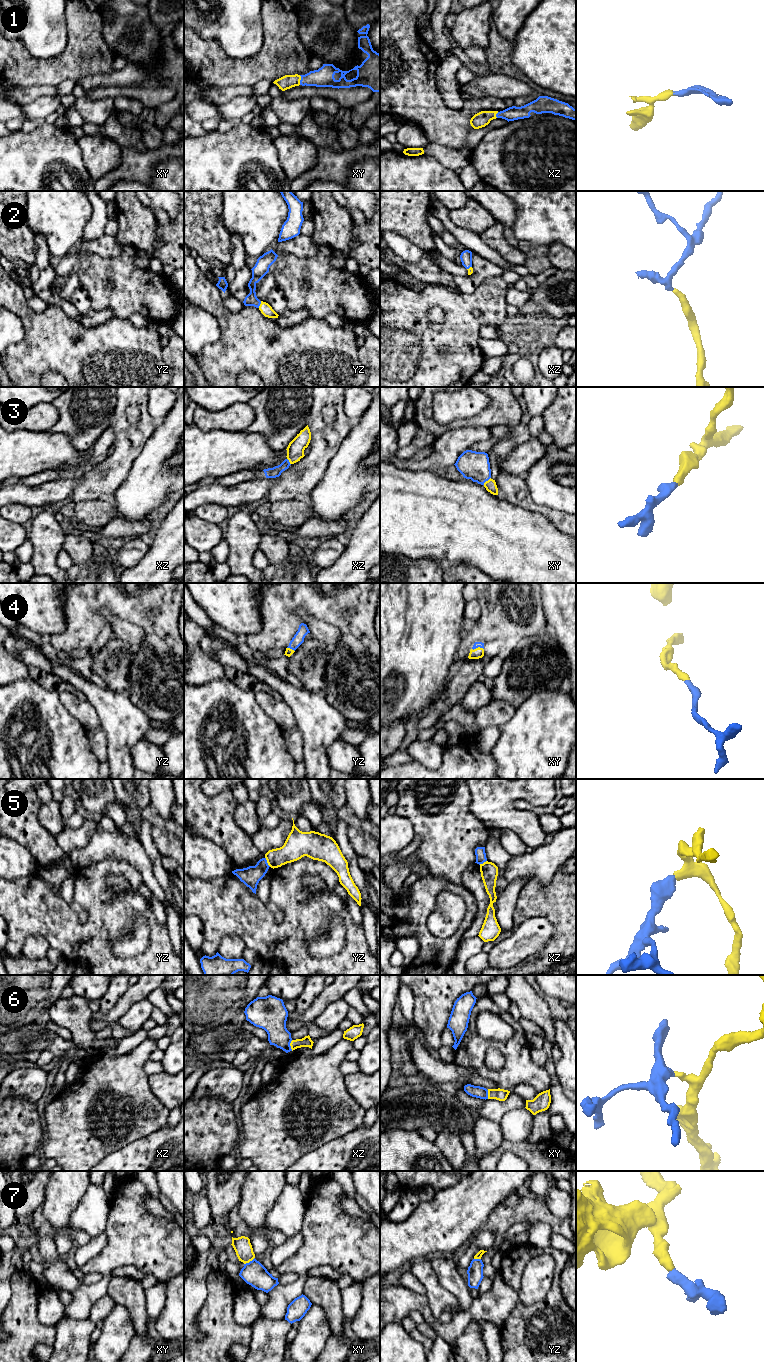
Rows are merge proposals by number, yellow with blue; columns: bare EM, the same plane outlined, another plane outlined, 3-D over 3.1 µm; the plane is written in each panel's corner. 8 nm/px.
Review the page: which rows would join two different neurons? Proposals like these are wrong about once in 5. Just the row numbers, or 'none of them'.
5

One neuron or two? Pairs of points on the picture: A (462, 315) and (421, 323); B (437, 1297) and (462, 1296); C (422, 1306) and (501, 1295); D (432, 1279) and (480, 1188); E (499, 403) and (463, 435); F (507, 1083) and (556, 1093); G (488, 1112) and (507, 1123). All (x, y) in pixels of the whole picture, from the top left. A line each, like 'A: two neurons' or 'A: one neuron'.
A: one neuron
B: two neurons
C: one neuron
D: two neurons
E: two neurons
F: two neurons
G: two neurons

